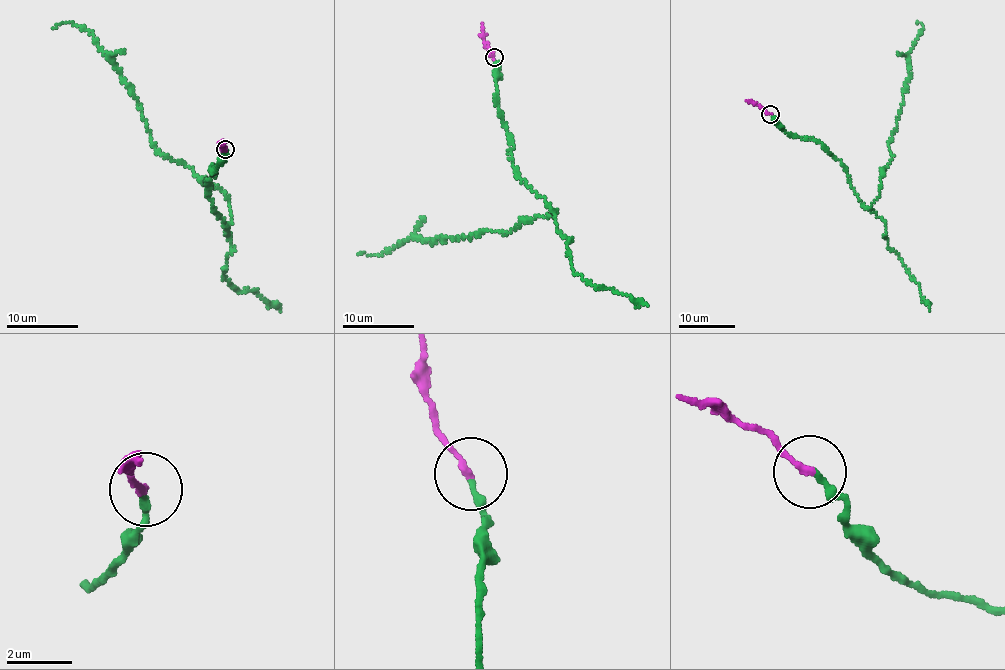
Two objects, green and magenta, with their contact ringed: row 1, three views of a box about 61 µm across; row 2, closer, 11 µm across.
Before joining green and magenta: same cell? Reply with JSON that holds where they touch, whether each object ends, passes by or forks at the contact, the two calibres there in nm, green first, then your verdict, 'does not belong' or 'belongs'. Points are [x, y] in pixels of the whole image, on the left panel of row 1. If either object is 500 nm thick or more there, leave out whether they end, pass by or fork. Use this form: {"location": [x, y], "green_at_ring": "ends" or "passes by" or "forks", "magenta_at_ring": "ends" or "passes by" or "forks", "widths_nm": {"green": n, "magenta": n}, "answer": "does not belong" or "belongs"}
{"location": [225, 149], "green_at_ring": "ends", "magenta_at_ring": "ends", "widths_nm": {"green": 200, "magenta": 200}, "answer": "belongs"}

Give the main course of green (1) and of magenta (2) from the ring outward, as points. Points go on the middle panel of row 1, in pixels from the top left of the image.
1: (494, 59), (515, 173), (557, 212), (506, 232), (430, 243), (413, 237), (377, 255), (358, 254)
2: (494, 57), (485, 46), (483, 25)

